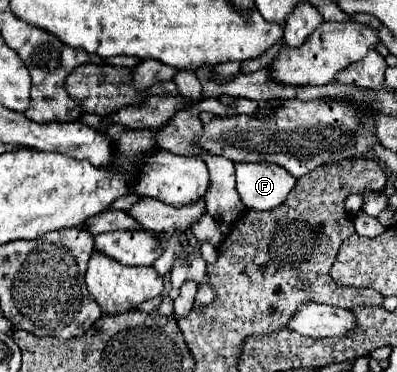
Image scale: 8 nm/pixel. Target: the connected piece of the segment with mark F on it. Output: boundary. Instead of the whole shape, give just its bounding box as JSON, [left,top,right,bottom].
[237,163,297,211]

